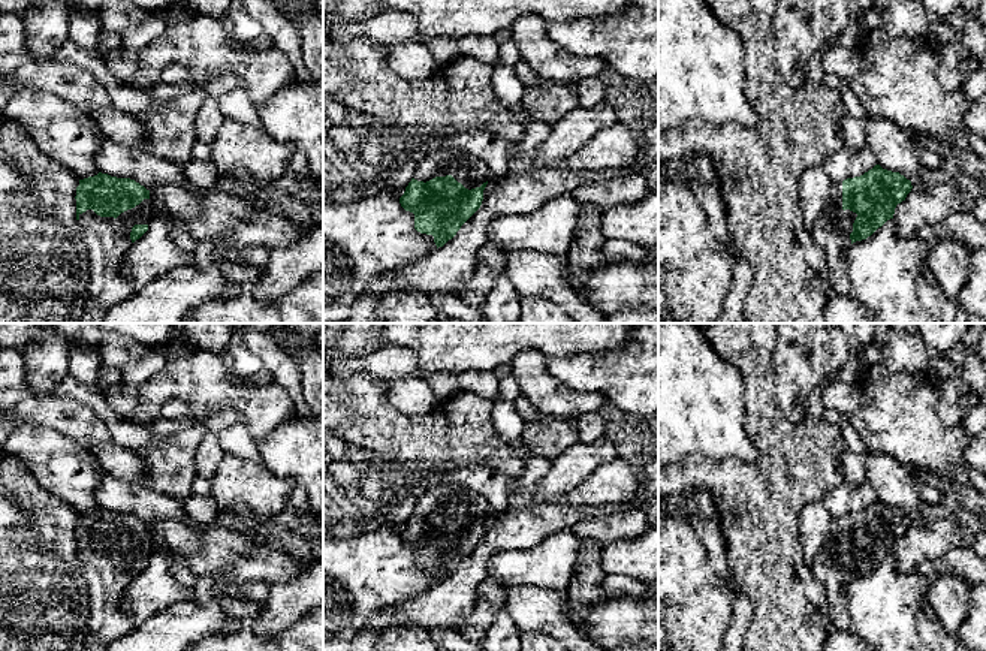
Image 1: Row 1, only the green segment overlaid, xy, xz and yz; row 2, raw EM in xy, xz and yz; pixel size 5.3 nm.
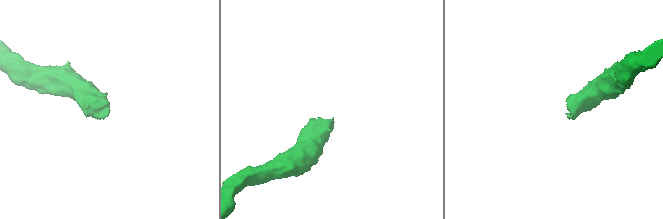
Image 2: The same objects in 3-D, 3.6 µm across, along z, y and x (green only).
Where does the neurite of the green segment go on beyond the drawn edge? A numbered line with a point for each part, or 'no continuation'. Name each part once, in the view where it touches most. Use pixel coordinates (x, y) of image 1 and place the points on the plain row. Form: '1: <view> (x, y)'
1: xy (106, 573)

